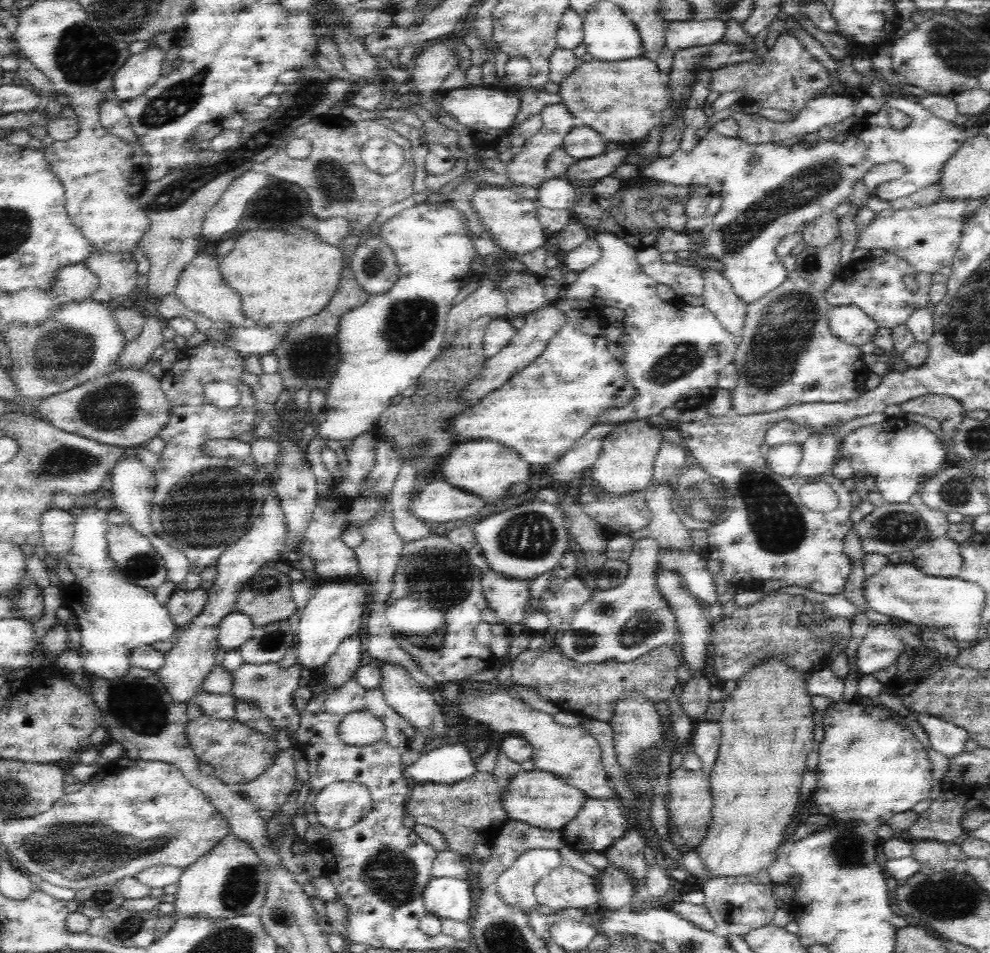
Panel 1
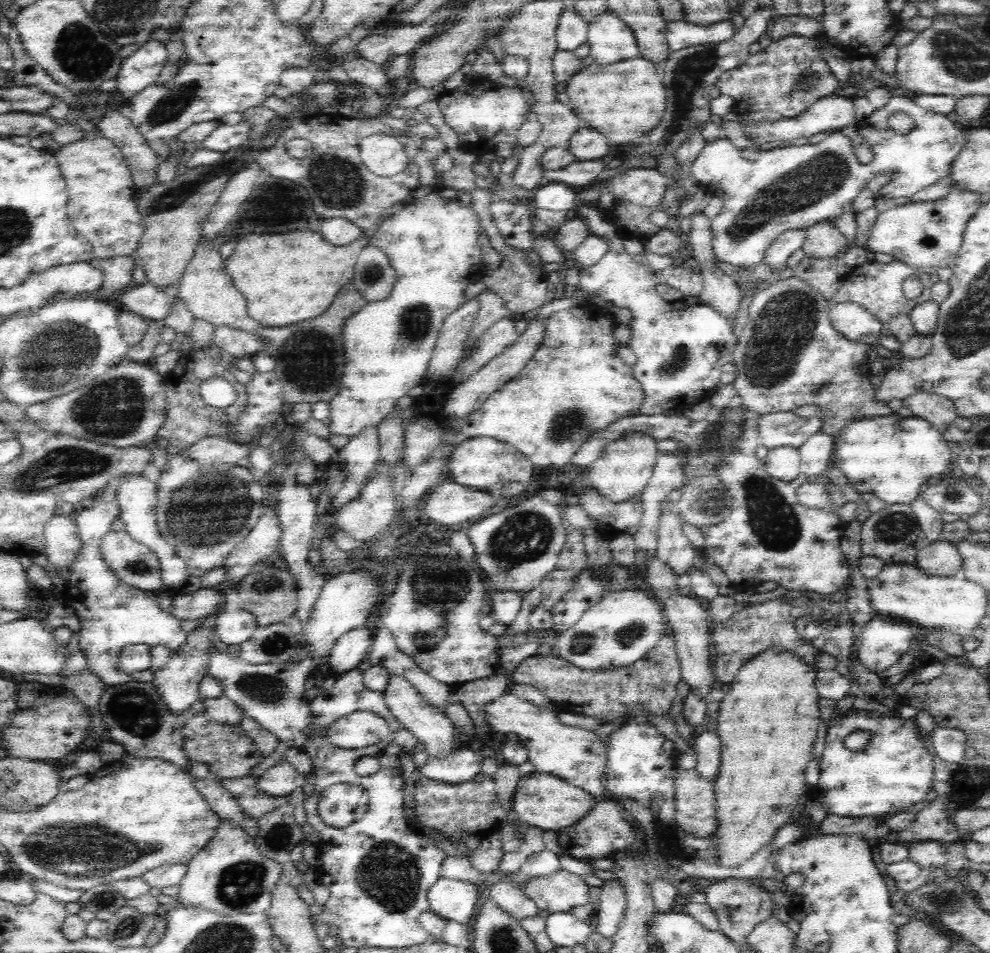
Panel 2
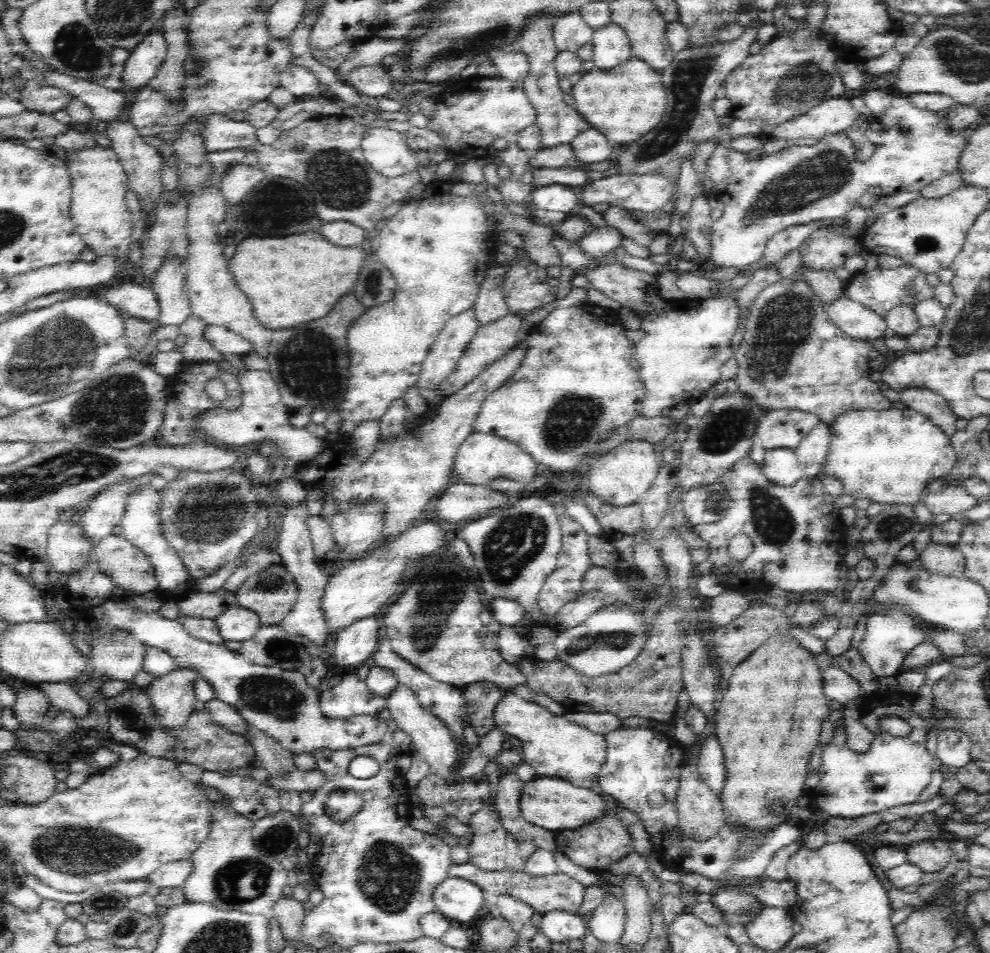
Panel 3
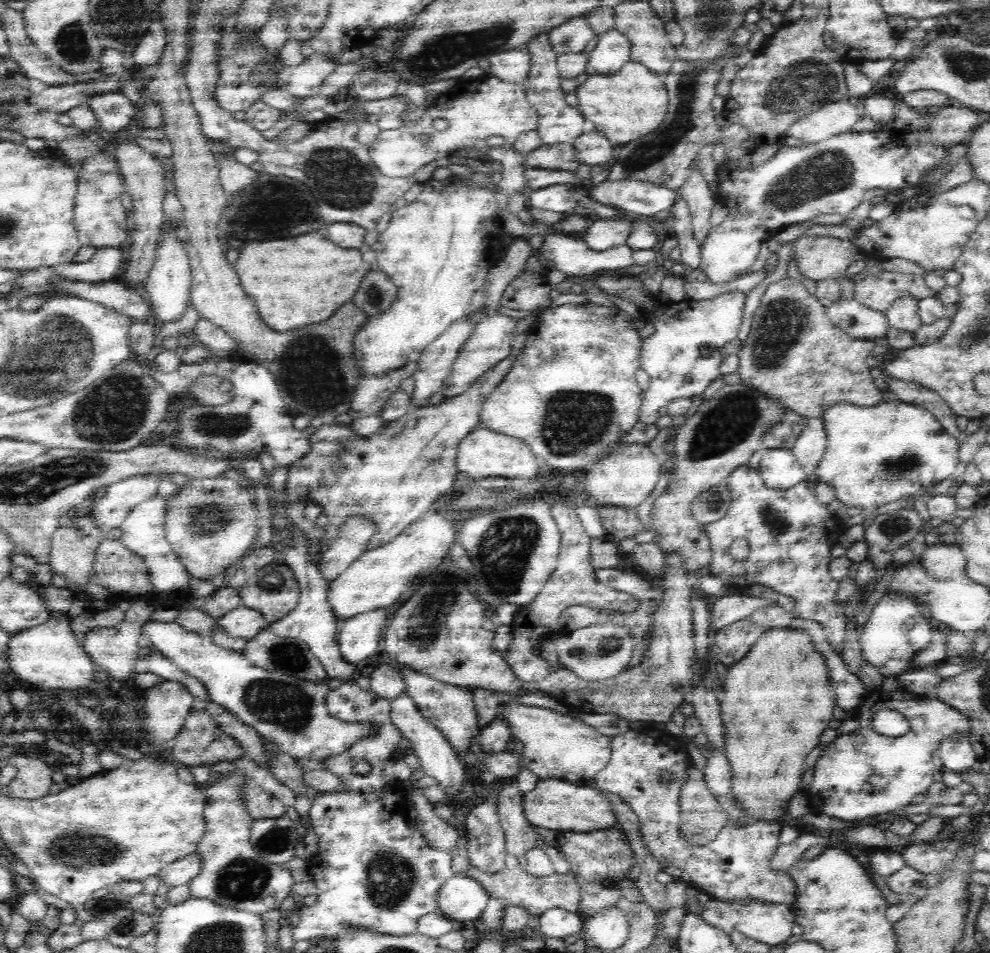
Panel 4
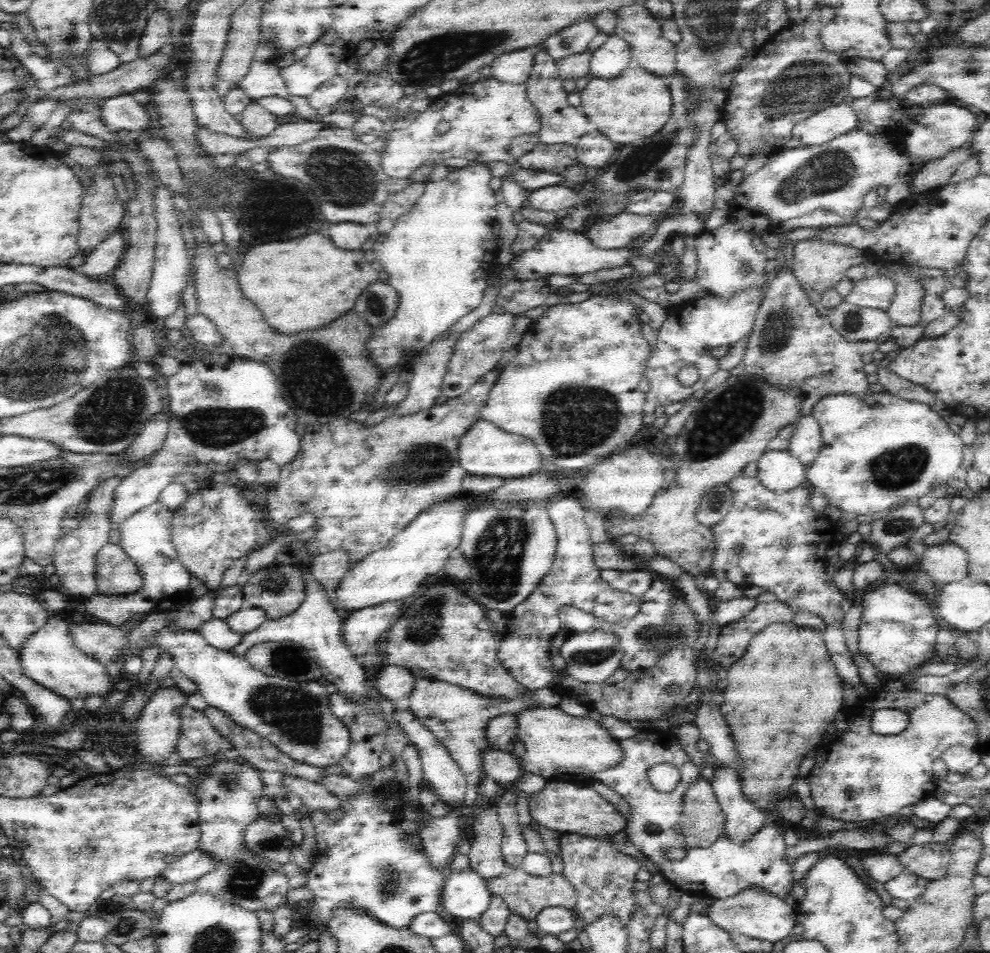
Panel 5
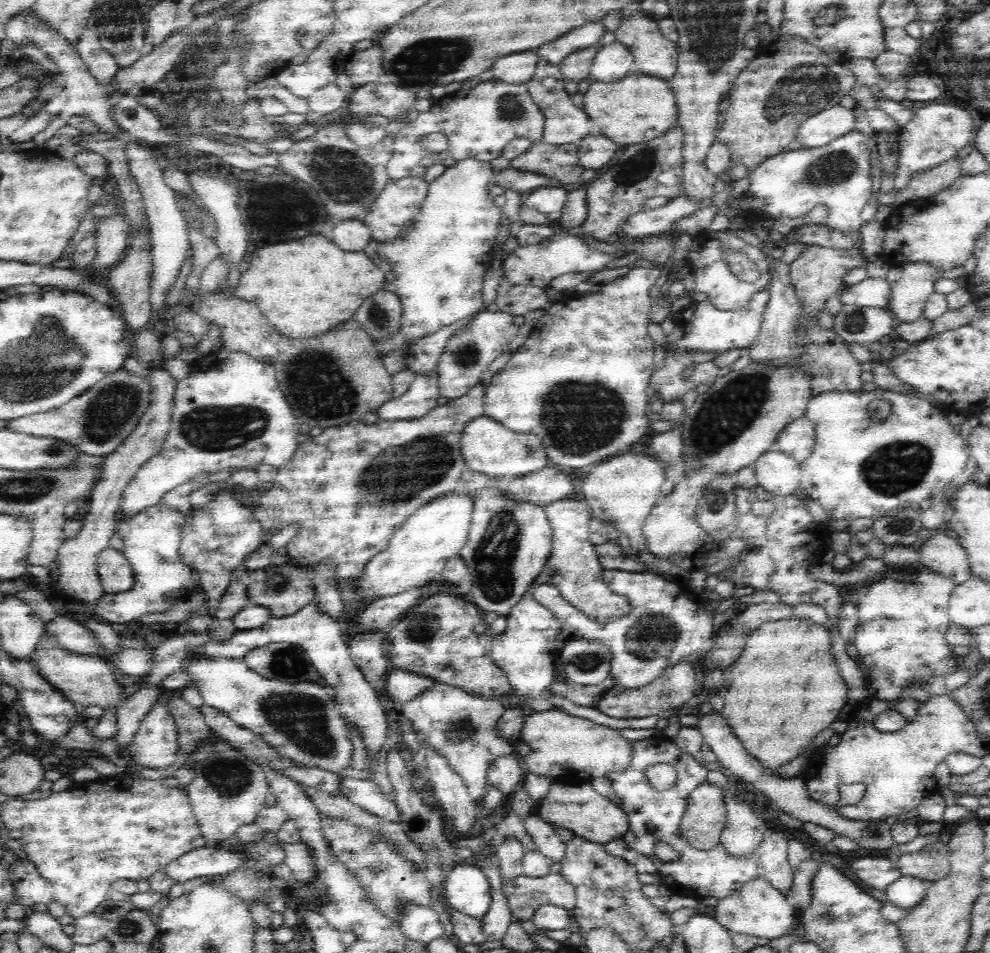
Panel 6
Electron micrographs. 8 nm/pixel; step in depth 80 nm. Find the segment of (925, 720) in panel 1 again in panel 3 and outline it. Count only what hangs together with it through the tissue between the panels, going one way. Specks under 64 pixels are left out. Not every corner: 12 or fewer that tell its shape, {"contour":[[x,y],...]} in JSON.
{"contour":[[961,730],[937,736],[937,758],[955,775],[973,760],[971,738]]}

